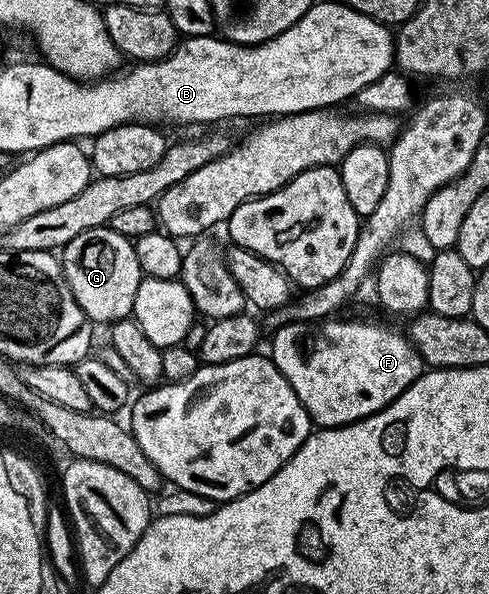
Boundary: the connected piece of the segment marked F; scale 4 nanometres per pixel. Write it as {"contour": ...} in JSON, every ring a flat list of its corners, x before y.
{"contour":[[342,318,321,322,295,319,295,324,286,324,275,330,274,341,268,349,270,359,280,374,284,374,288,386,296,390,296,398,300,398,304,410,319,429,342,428,366,416,375,416,396,397,404,394,412,382,421,378,424,371,420,354,405,331,397,332,386,324,373,324,370,320,338,319]]}

